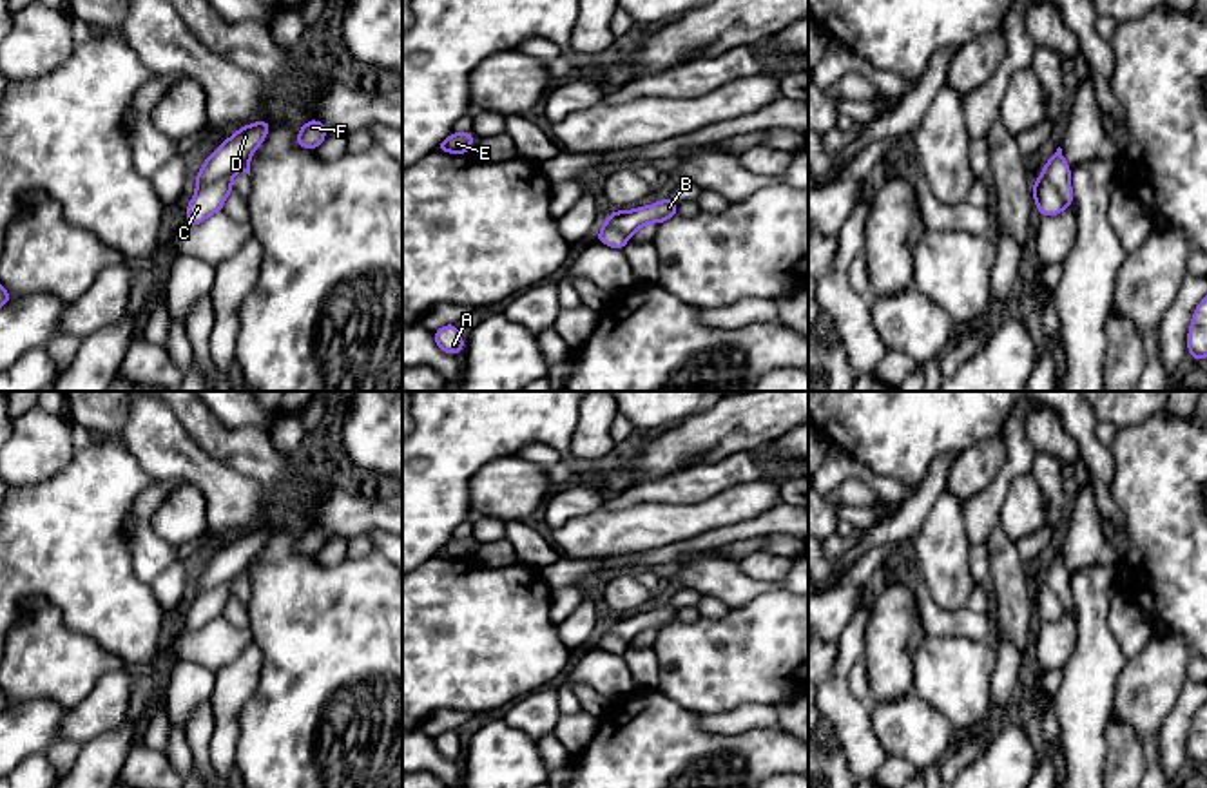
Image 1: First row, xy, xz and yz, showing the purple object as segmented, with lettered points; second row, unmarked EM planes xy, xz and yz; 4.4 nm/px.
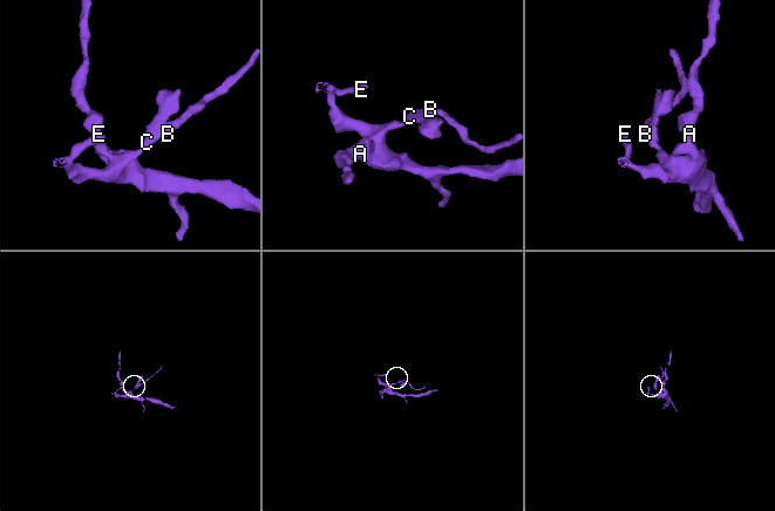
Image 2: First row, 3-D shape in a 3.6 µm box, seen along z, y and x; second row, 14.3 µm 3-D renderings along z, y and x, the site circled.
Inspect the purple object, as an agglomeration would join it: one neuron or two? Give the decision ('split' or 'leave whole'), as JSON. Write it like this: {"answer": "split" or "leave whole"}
{"answer": "split"}

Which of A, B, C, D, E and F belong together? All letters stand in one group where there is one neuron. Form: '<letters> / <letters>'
A B C E F / D

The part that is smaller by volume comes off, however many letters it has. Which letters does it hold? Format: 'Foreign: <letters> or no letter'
Foreign: D

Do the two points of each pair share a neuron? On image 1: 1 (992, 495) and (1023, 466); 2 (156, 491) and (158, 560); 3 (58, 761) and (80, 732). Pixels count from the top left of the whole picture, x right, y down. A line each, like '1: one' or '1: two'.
1: one
2: one
3: two

